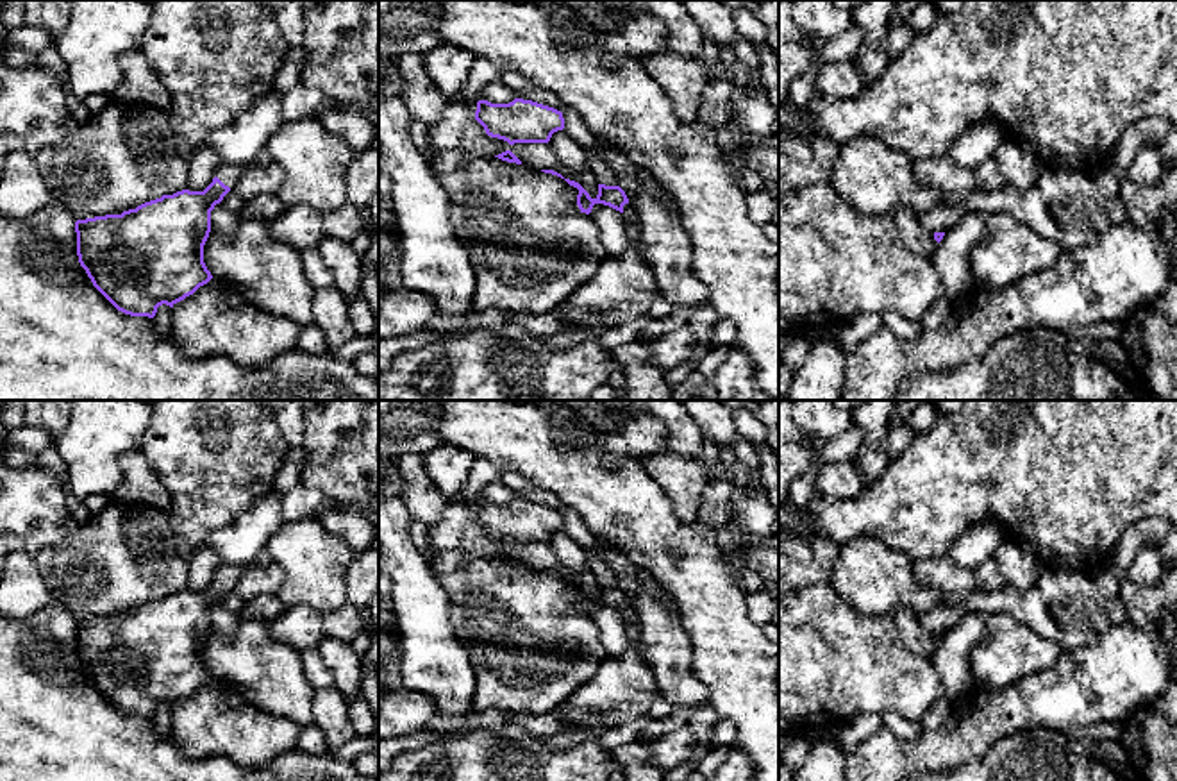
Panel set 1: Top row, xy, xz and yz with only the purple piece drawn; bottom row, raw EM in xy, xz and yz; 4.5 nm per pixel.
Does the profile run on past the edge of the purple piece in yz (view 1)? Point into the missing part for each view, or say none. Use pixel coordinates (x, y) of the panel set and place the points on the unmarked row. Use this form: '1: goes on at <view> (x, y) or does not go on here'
1: does not go on here

